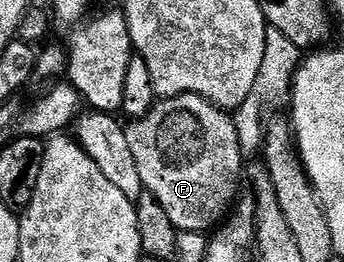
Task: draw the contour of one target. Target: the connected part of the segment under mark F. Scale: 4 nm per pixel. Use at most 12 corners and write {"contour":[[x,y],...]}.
{"contour":[[164,97],[126,131],[176,229],[232,212],[245,158],[230,112]]}

